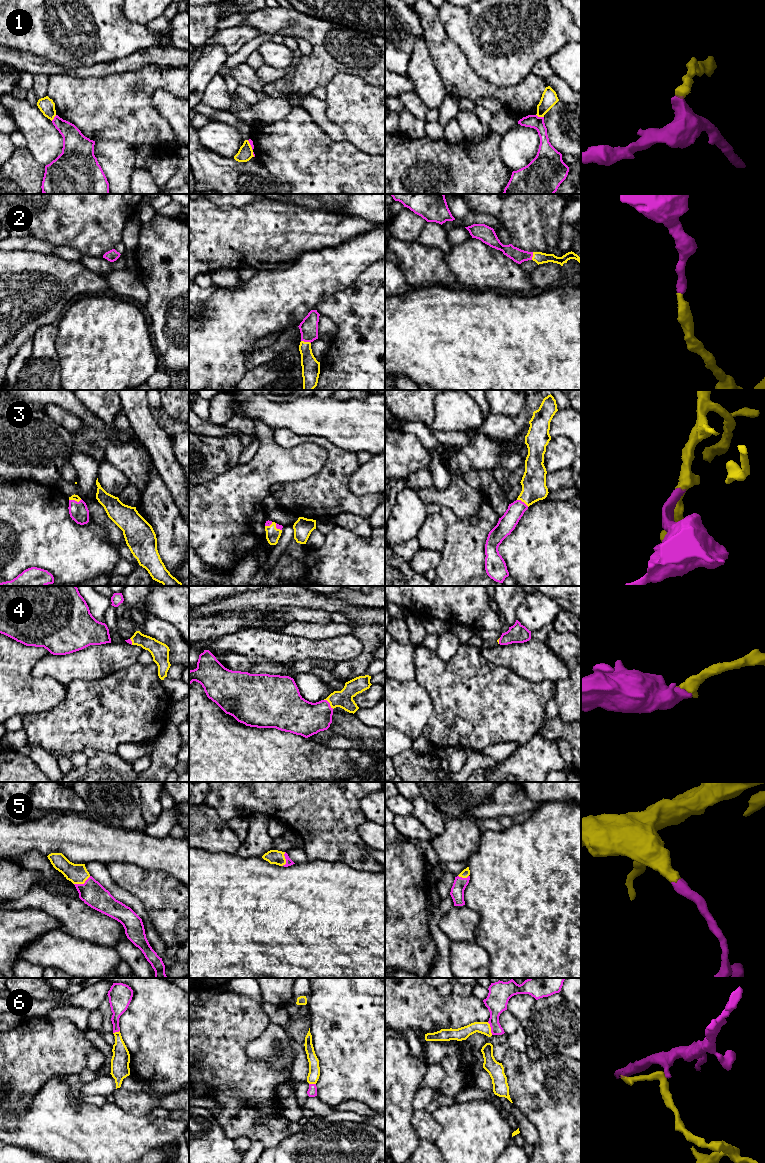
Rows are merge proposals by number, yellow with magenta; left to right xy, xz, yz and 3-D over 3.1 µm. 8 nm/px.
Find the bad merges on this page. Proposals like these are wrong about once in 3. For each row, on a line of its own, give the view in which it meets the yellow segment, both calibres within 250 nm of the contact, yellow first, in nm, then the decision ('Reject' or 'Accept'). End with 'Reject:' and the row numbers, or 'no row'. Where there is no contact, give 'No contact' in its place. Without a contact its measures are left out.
1: Touches yellow in yz. Thickness 130 nm (yellow) against 110 nm. Reject
2: Touches yellow in xz. Thickness 140 nm (yellow) against 150 nm. Accept
3: Touches yellow in yz. Thickness 200 nm (yellow) against 140 nm. Accept
4: Touches yellow in xz. Thickness 140 nm (yellow) against 280 nm. Accept
5: Touches yellow in xy. Thickness 160 nm (yellow) against 200 nm. Accept
6: Touches yellow in yz. Thickness 100 nm (yellow) against 170 nm. Reject
Reject: 1, 6

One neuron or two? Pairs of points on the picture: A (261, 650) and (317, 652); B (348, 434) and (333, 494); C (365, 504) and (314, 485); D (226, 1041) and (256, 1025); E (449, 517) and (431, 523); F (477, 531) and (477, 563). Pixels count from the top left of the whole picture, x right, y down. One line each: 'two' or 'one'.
A: one
B: two
C: one
D: one
E: two
F: one

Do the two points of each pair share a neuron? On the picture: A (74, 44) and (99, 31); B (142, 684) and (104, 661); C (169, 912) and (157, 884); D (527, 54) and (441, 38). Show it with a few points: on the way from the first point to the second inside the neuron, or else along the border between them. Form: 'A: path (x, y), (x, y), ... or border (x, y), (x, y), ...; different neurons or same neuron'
A: path (80, 38), (87, 31), (93, 31); same neuron
B: border (137, 661), (96, 679); different neurons
C: path (169, 905), (167, 900), (158, 891); same neuron
D: border (440, 20), (448, 36), (460, 48), (467, 59); different neurons

